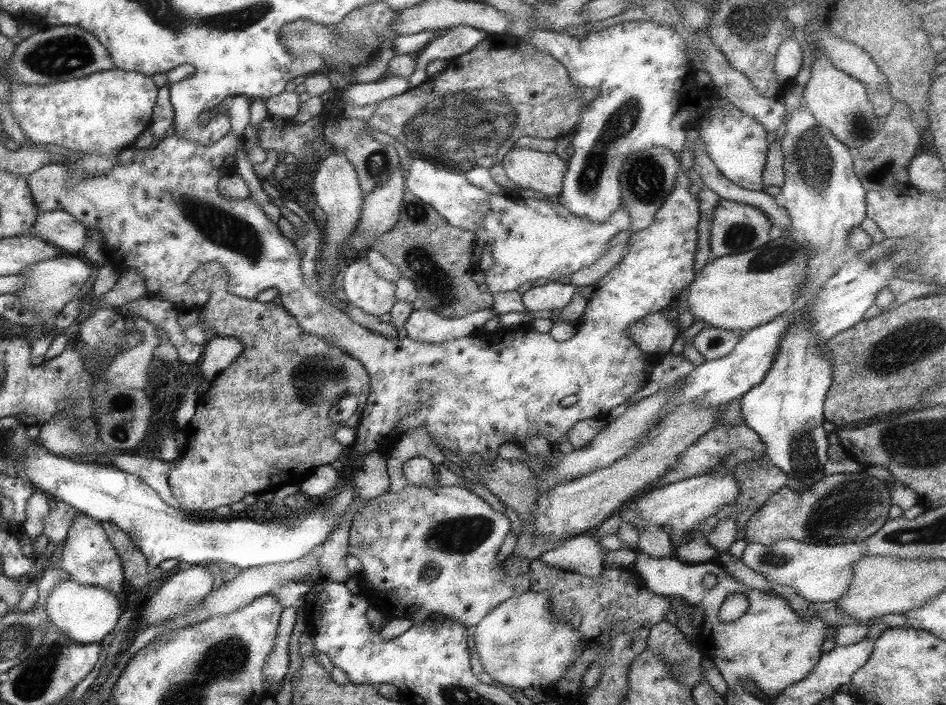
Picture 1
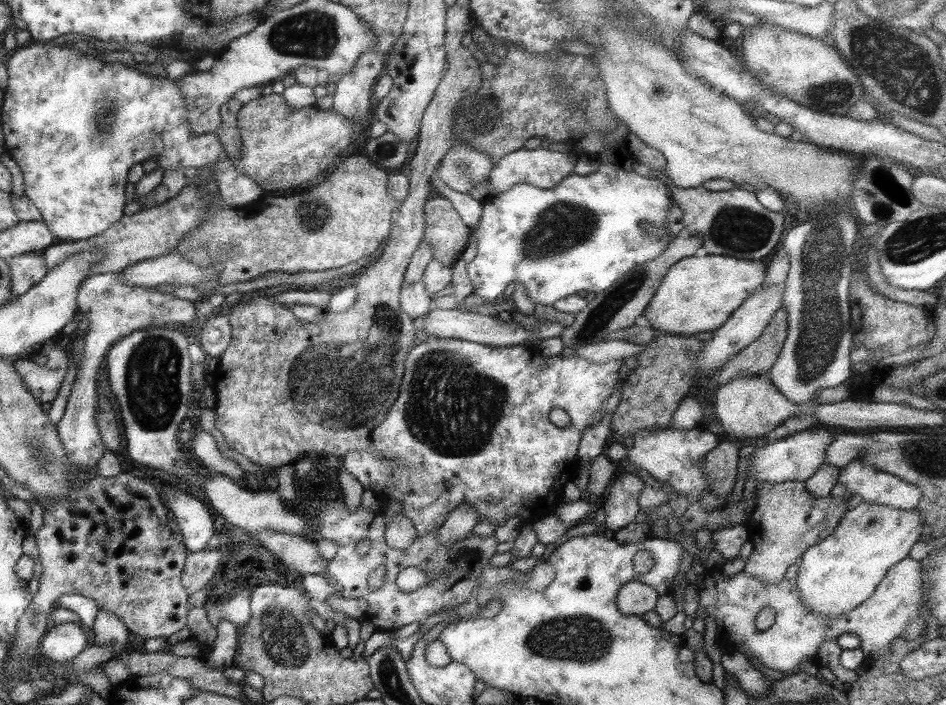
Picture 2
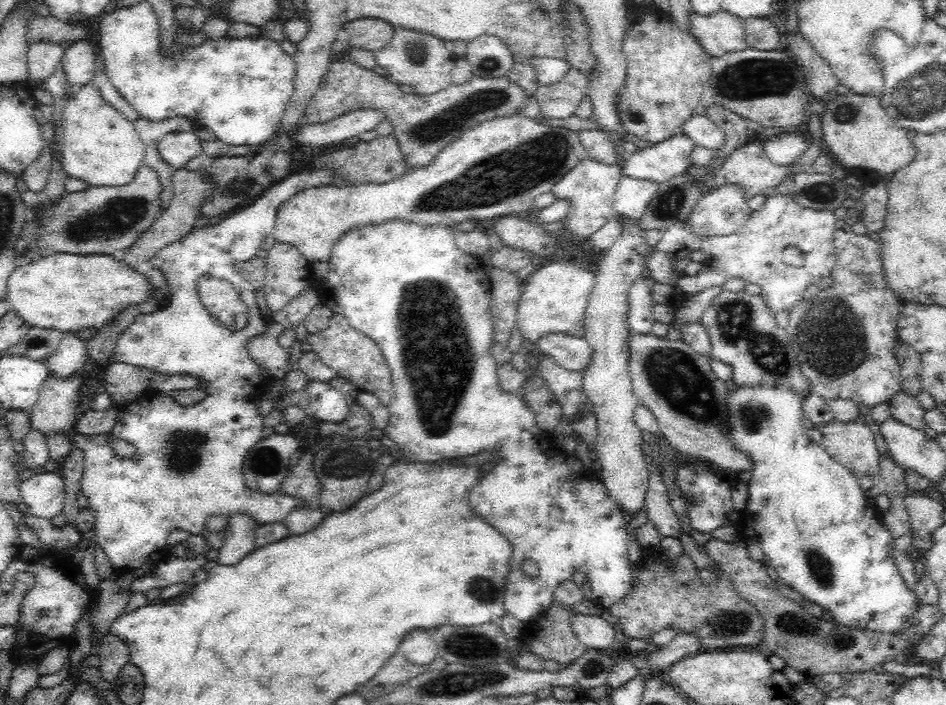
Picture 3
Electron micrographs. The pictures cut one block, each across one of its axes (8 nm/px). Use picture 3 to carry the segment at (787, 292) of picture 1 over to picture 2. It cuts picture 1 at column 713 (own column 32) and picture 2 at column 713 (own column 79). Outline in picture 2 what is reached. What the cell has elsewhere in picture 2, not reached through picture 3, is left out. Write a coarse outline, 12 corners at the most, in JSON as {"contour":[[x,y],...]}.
{"contour":[[695,255],[660,280],[641,322],[720,328],[763,286],[760,260]]}

